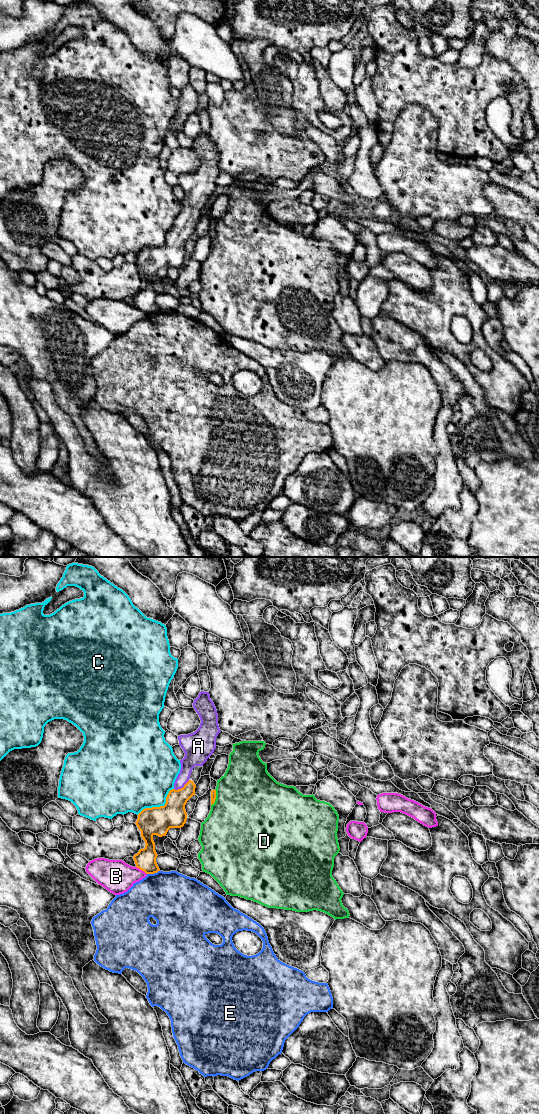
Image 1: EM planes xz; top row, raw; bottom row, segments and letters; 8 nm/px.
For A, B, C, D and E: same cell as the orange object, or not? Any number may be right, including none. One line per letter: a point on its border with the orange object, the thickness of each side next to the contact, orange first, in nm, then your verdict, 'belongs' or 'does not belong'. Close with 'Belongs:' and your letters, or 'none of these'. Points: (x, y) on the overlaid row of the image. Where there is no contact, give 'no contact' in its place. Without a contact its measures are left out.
A: xz (181, 788) | 200/130 nm | belongs
B: xz (141, 869) | 170/260 nm | does not belong
C: xz (160, 806) | 220/440 nm | does not belong
D: xz (215, 797) | 50/500 nm | does not belong
E: xz (153, 873) | 170/420 nm | does not belong
Belongs: A

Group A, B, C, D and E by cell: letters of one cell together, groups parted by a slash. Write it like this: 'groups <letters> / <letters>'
groups A / B / C / D / E

